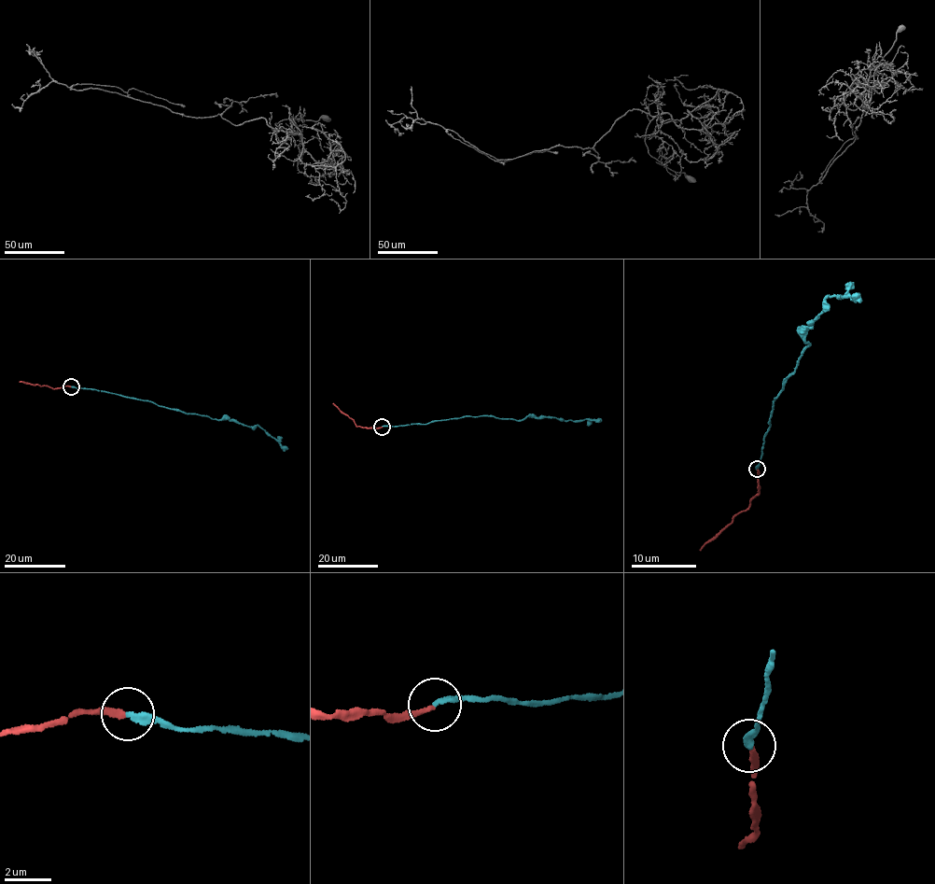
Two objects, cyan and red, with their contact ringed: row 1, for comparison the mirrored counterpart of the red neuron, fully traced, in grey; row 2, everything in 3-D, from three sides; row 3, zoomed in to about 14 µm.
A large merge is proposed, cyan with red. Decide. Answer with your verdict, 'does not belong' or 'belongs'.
belongs

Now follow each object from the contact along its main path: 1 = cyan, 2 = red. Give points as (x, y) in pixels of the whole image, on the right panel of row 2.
1: (757, 469), (775, 397), (810, 343), (806, 330), (825, 308), (827, 296), (858, 294)
2: (758, 469), (759, 492), (717, 537), (700, 550)

